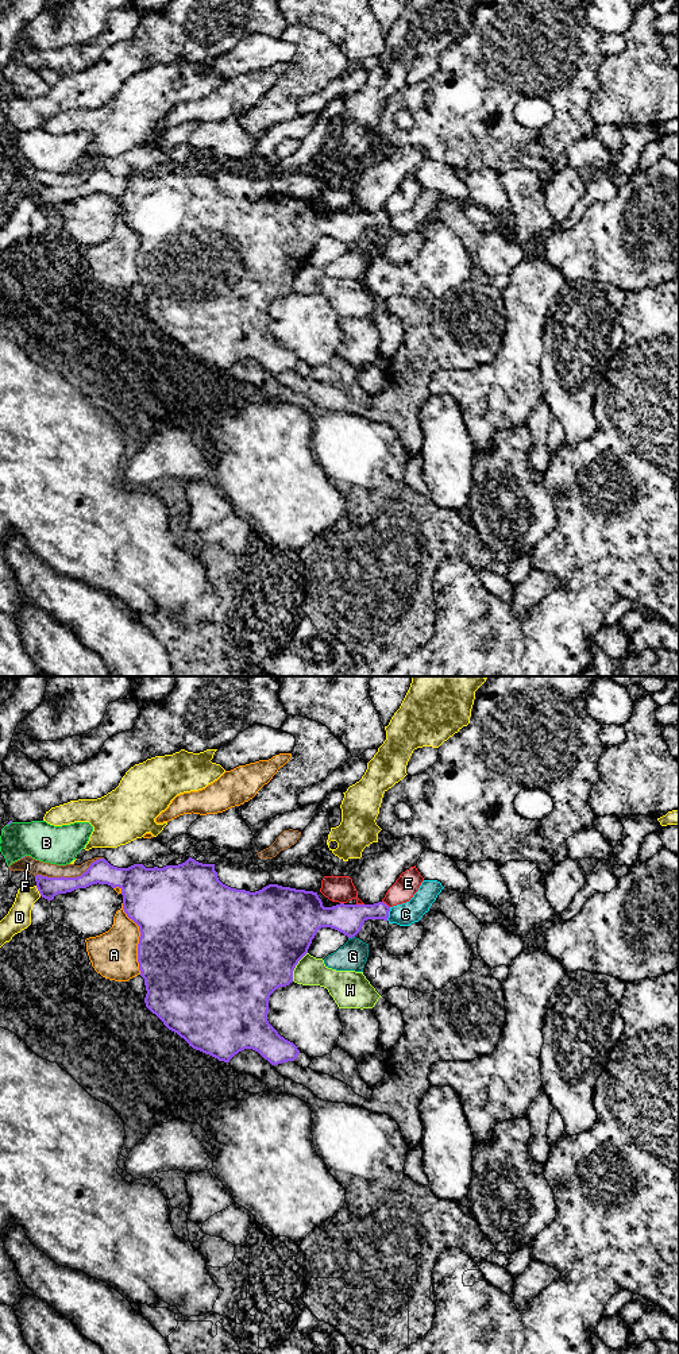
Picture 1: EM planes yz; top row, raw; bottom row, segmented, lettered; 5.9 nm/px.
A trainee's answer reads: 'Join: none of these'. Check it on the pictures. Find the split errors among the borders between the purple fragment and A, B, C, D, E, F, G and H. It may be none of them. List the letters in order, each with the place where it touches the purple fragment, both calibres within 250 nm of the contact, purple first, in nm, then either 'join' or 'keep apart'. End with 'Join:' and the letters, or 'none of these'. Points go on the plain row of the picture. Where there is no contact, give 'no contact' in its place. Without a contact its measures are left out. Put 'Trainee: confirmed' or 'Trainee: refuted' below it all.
A: meets purple in yz at (139, 247); 500 nm thick on the purple side, 280 nm on the other; keep apart
B: meets purple in yz at (8, 132); 20 nm thick on the purple side, 220 nm on the other; keep apart
C: meets purple in yz at (388, 223); 180 nm thick on the purple side, 140 nm on the other; keep apart
D: meets purple in yz at (38, 199); 120 nm thick on the purple side, 140 nm on the other; keep apart
E: meets purple in yz at (386, 213); 180 nm thick on the purple side, 140 nm on the other; keep apart
F: meets purple in yz at (69, 186); 140 nm thick on the purple side, 90 nm on the other; keep apart
G: meets purple in yz at (351, 246); 180 nm thick on the purple side, 170 nm on the other; keep apart
H: meets purple in yz at (294, 276); 500 nm thick on the purple side, 170 nm on the other; keep apart
Join: none of these
Trainee: confirmed

